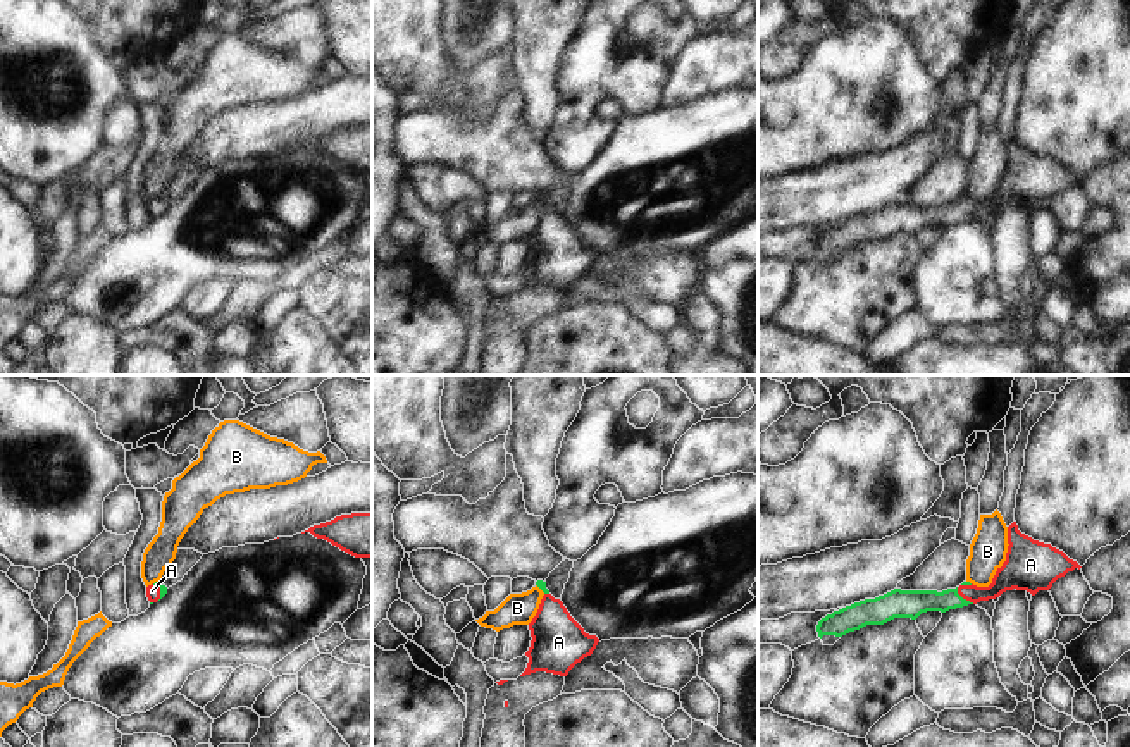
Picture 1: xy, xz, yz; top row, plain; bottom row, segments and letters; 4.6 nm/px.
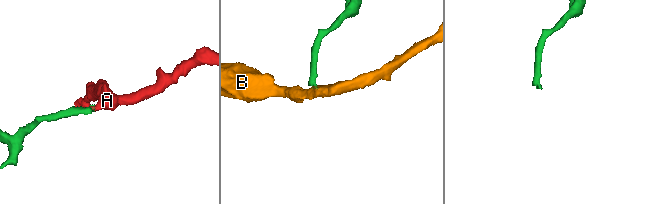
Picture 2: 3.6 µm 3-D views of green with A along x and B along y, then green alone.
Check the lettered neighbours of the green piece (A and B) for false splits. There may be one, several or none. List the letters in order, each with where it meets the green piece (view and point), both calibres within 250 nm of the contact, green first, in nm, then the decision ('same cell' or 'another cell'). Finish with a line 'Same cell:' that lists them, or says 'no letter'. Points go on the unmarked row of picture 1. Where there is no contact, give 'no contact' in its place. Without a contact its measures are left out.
A: yz (962, 212) | 130/120 nm | same cell
B: xz (541, 203) | 40/140 nm | another cell
Same cell: A

